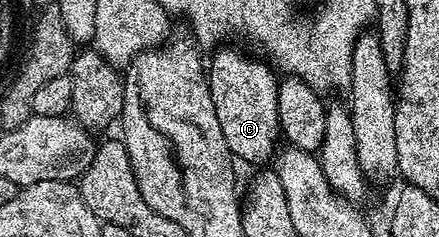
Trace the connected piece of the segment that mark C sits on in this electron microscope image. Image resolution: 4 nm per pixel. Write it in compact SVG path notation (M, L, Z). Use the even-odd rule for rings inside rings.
M218 51L209 59L209 82L217 122L221 125L221 133L225 133L225 145L229 145L236 160L244 159L247 163L257 163L255 165L270 164L281 143L276 72L270 66L267 68L265 64L237 53Z

